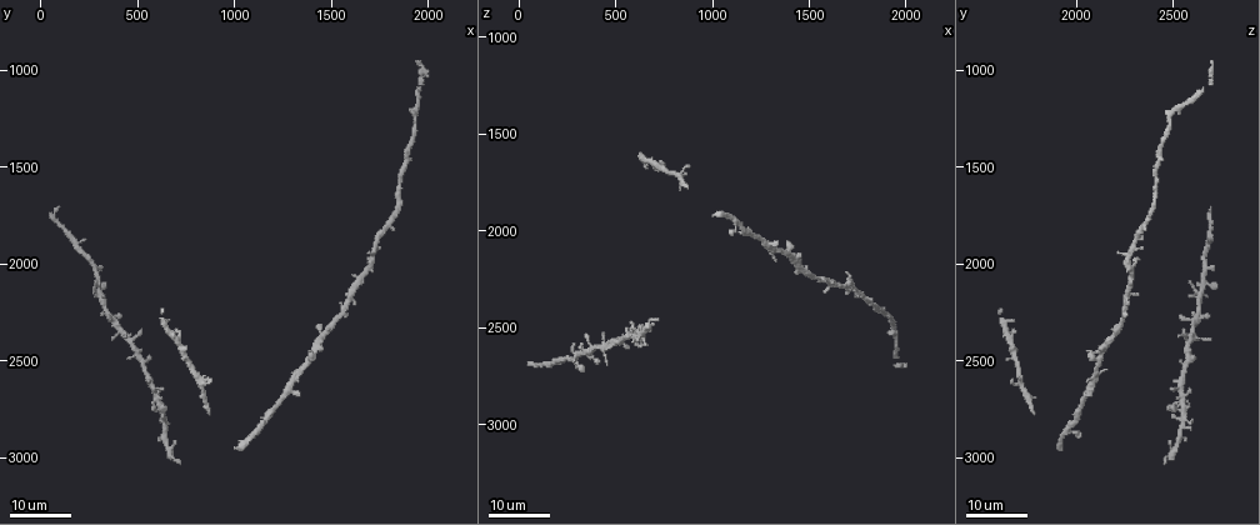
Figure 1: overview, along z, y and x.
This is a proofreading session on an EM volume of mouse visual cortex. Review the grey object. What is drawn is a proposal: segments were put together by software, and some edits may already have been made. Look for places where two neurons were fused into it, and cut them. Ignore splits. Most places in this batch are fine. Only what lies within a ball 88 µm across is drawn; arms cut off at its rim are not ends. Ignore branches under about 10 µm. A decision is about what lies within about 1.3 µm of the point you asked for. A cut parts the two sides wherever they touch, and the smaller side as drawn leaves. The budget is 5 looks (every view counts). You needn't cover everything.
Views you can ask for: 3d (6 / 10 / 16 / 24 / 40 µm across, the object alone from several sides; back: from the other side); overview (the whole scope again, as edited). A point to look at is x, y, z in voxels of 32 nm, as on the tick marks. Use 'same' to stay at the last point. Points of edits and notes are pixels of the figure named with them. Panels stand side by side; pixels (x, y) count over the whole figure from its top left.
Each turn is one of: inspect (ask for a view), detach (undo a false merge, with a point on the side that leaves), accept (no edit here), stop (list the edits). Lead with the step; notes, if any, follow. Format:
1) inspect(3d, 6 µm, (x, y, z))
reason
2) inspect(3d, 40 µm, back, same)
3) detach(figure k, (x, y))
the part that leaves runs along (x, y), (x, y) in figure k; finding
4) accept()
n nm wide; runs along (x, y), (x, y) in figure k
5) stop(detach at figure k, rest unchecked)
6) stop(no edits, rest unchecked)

inspect(3d, 16 µm, (1130, 2860, 1980))
four or more arms meet

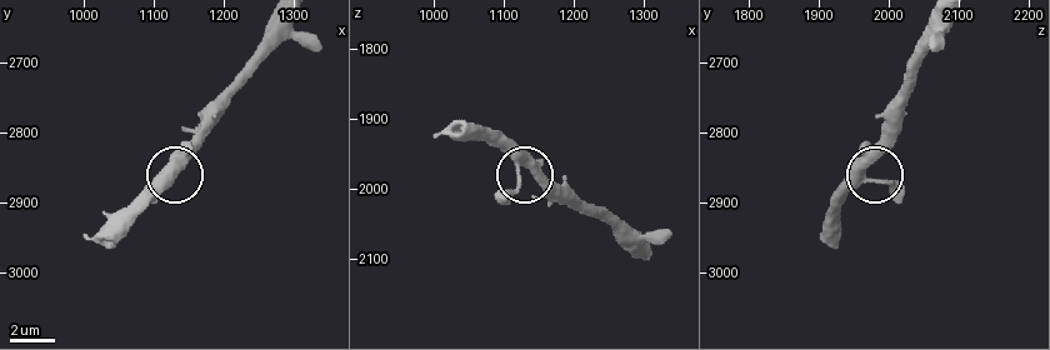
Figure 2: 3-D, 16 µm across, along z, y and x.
inspect(3d, 10 µm, same)

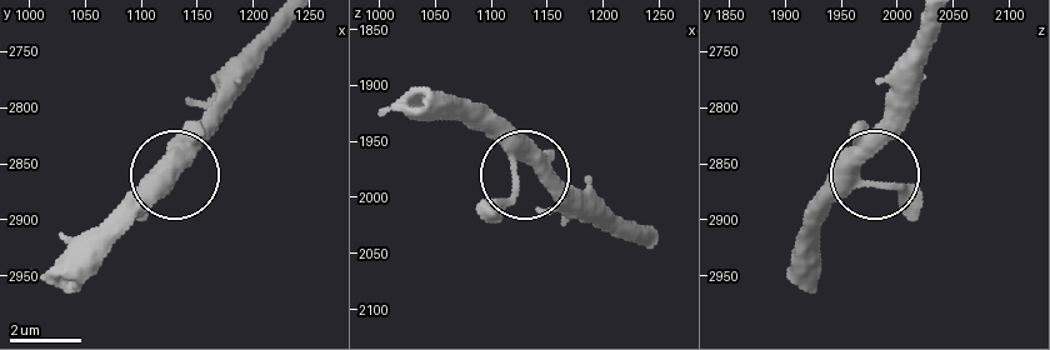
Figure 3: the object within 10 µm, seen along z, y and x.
inspect(3d, 6 µm, (1122, 2864, 1972))
zoom in

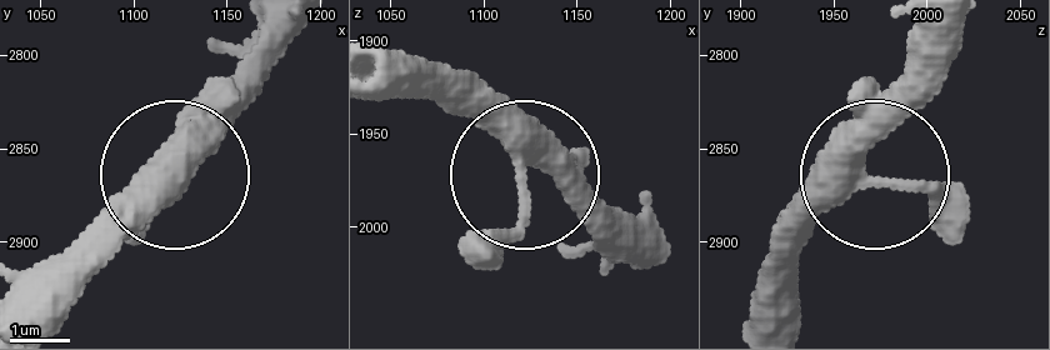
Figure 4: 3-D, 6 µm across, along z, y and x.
accept()
4 arms; runs along (951, 49), (863, 174), (783, 248) in figure 4; continuous, no second neuron

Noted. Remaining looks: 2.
inspect(3d, 16 µm, (1290, 2620, 2070))
thick turns thin

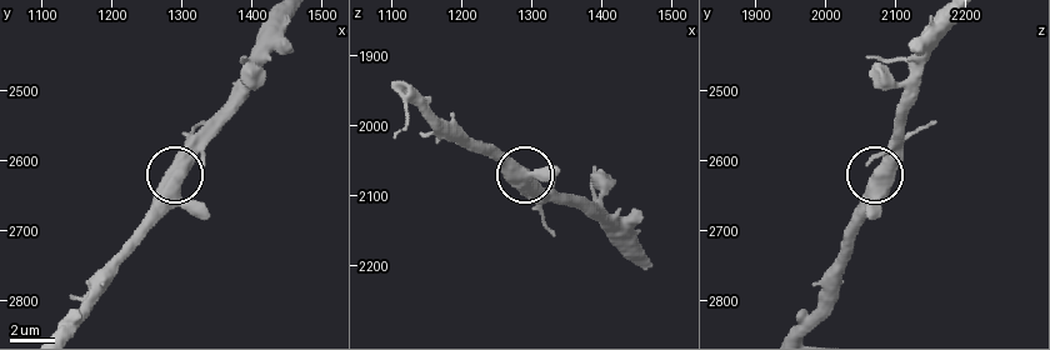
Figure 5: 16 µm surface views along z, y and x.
inspect(3d, 10 µm, same)
closer look

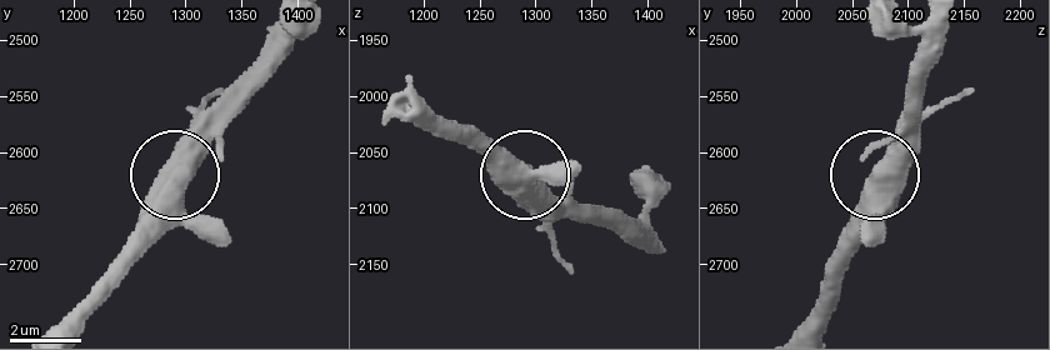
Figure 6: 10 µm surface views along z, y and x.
accept()
all the same neuron

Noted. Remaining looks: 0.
stop(no edits, rest unchecked)

